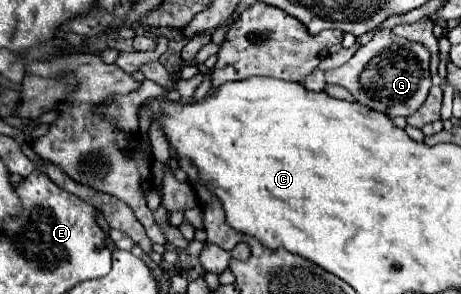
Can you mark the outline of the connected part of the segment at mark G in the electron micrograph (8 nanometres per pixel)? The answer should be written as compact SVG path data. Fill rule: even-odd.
M379 30L369 44L361 46L353 58L341 68L325 72L327 84L339 84L347 88L357 102L369 106L371 110L383 112L389 118L411 116L425 102L431 88L429 74L431 52L417 42L395 36L391 30Z

